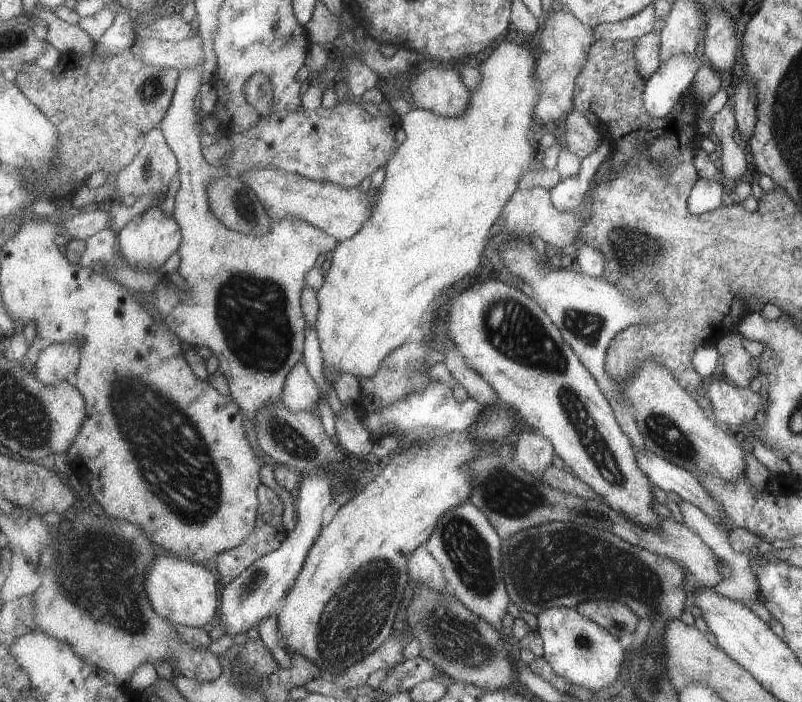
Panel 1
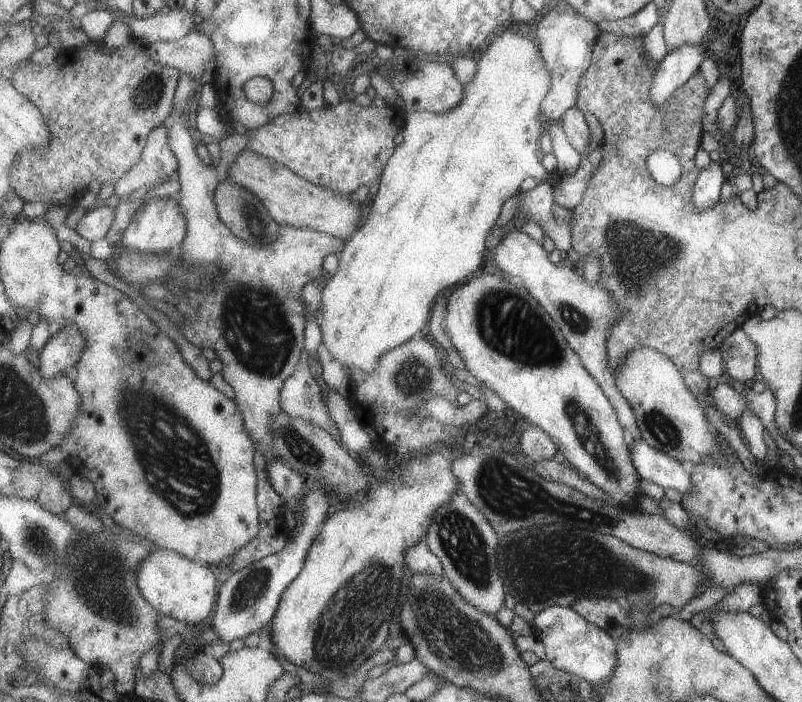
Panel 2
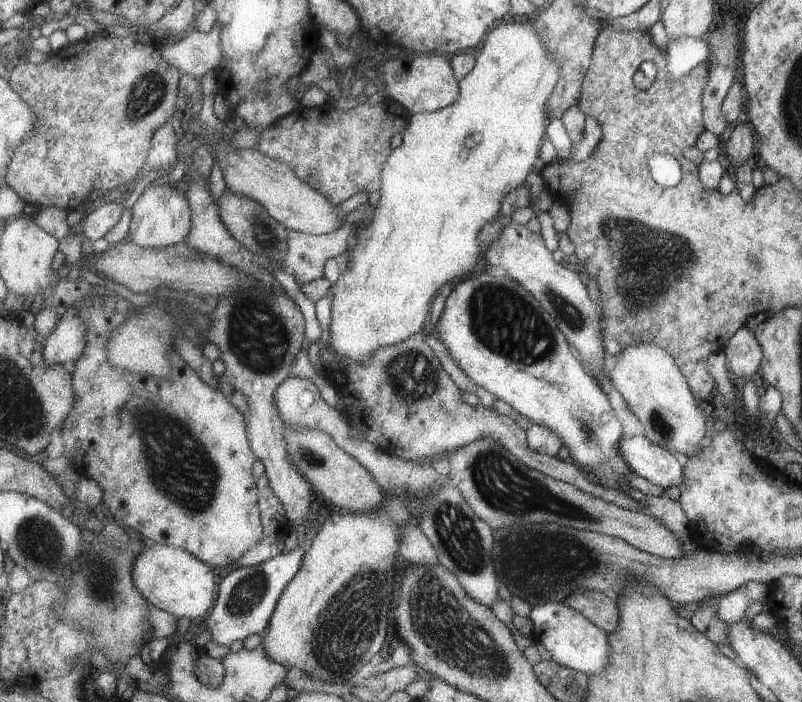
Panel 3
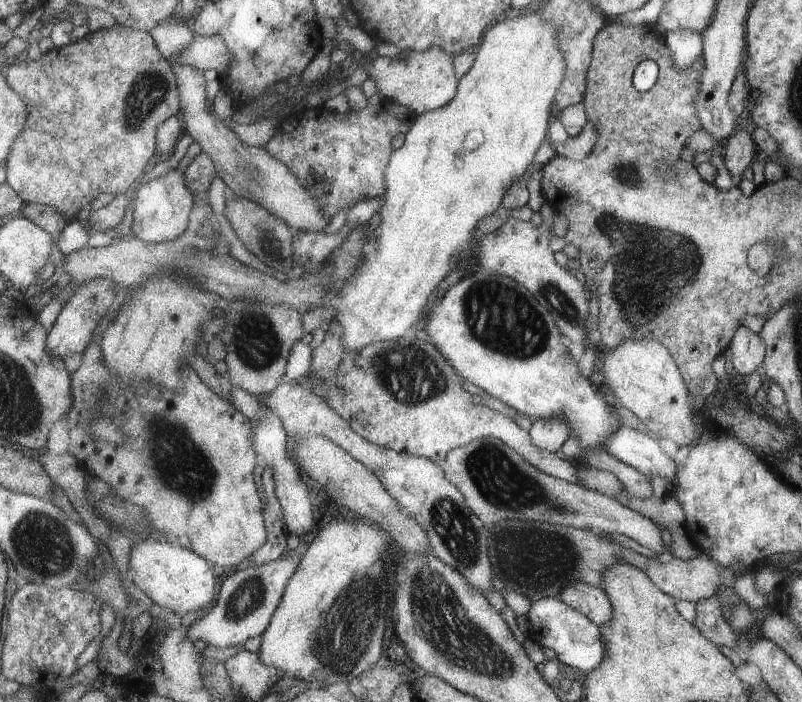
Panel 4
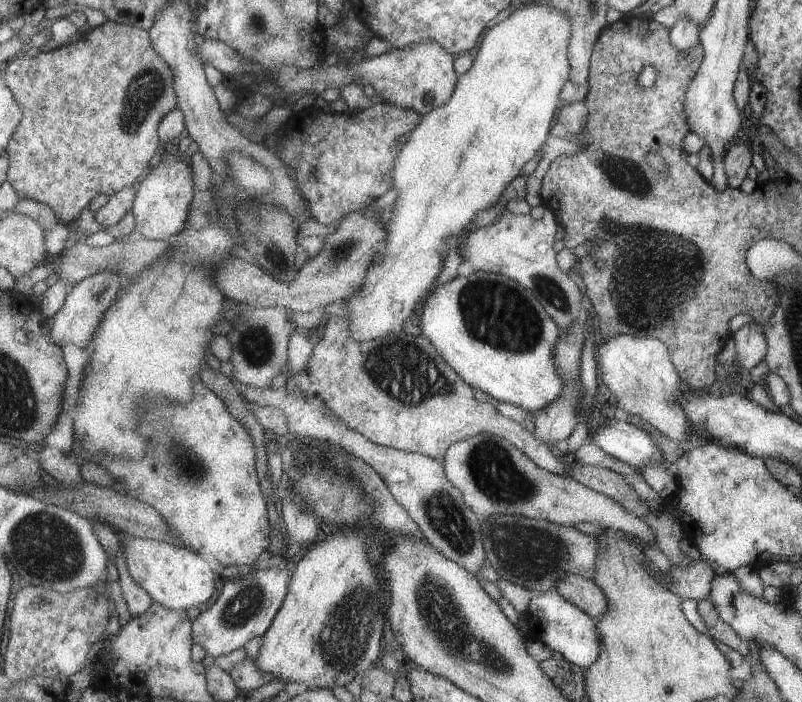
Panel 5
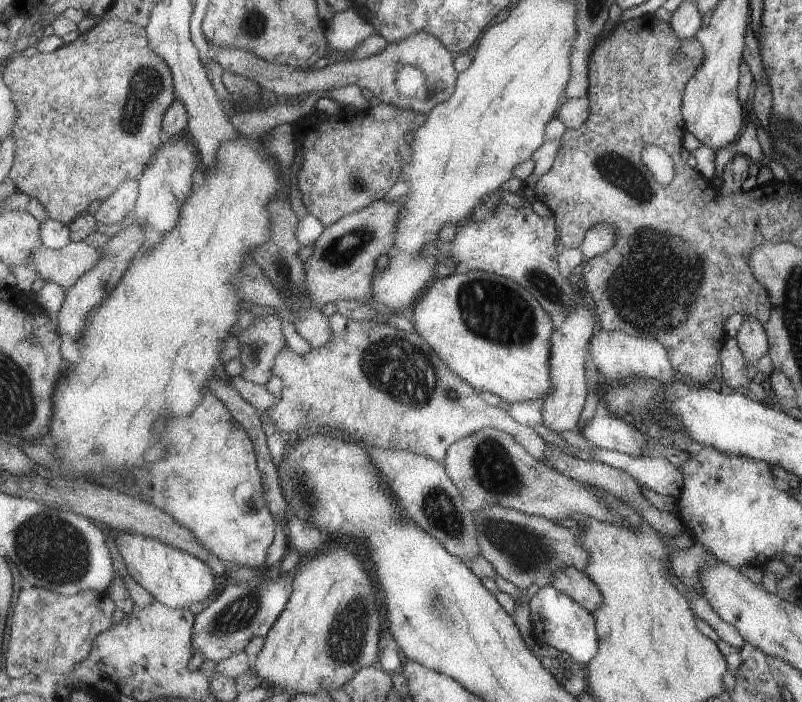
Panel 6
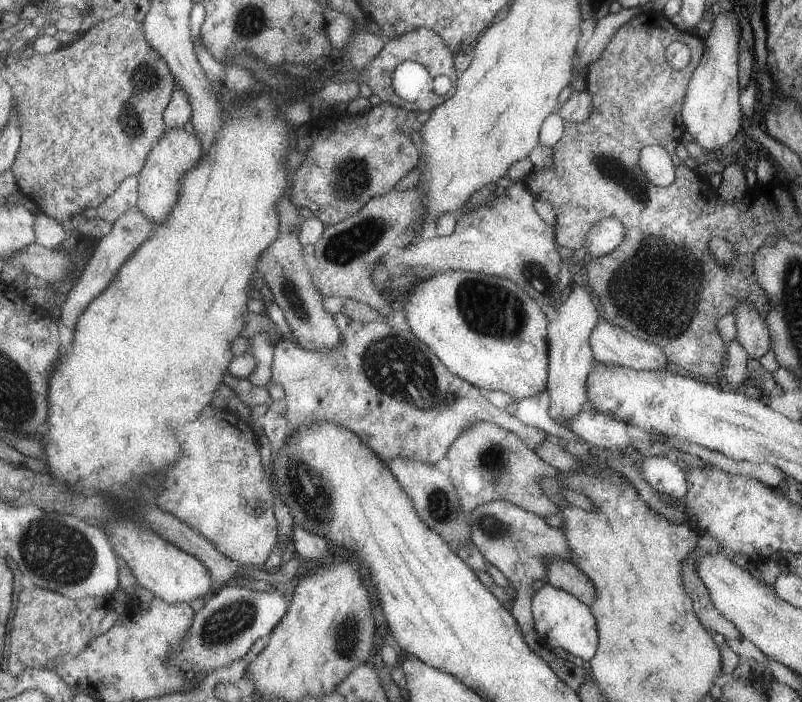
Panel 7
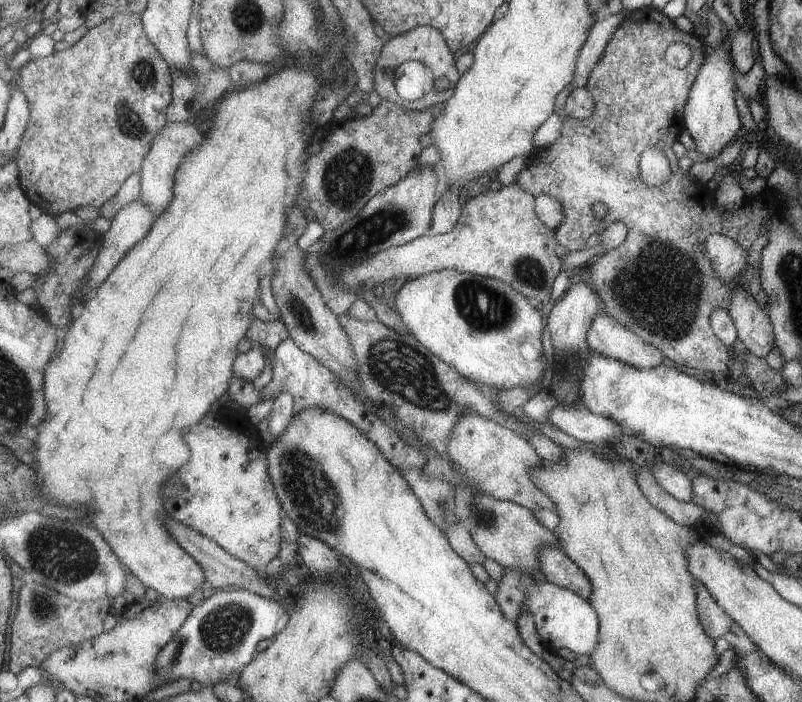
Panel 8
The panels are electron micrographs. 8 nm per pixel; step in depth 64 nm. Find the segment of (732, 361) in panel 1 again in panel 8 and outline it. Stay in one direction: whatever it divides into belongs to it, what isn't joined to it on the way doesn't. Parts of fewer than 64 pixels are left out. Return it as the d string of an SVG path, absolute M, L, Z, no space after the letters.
M745 290L733 292L733 300L727 310L735 324L737 338L745 344L749 354L757 358L765 358L775 346L773 326L765 310L767 308L761 308L757 300Z

